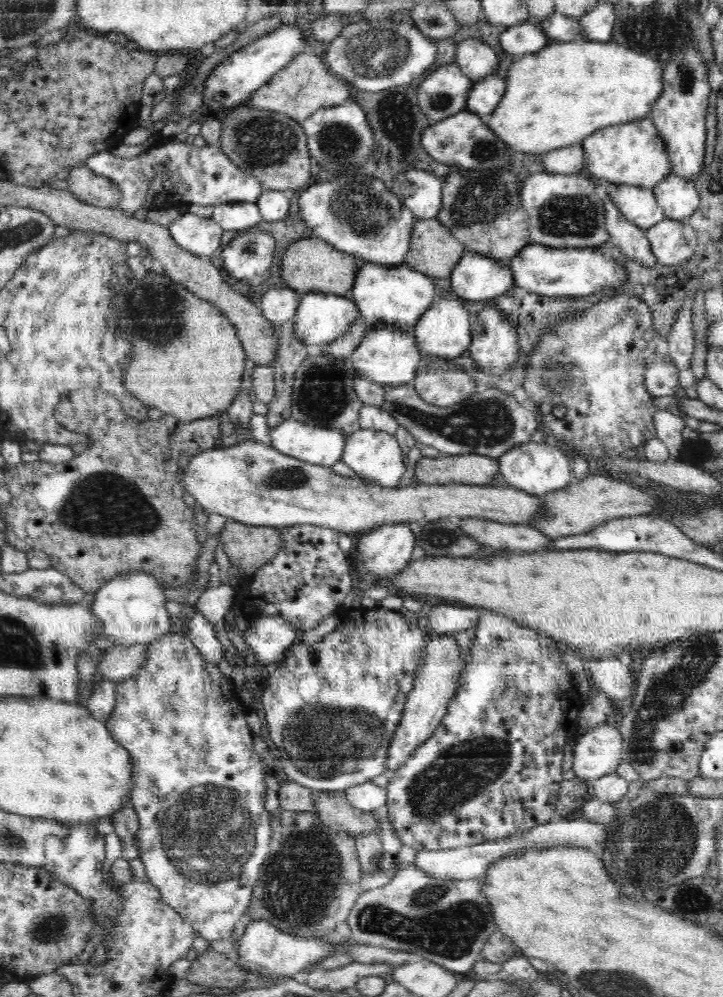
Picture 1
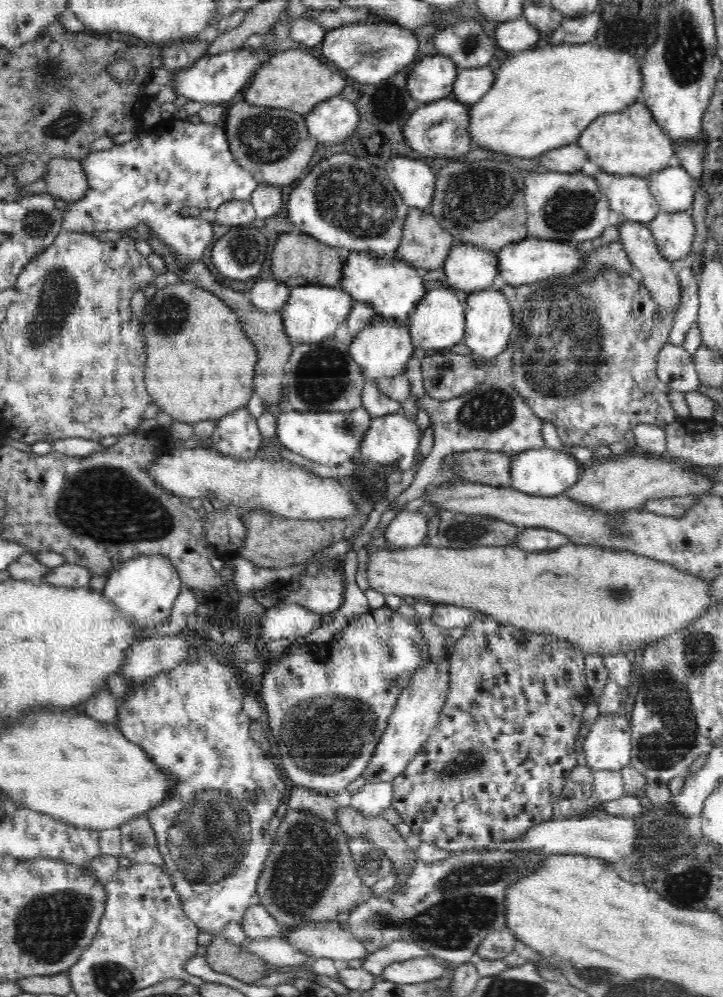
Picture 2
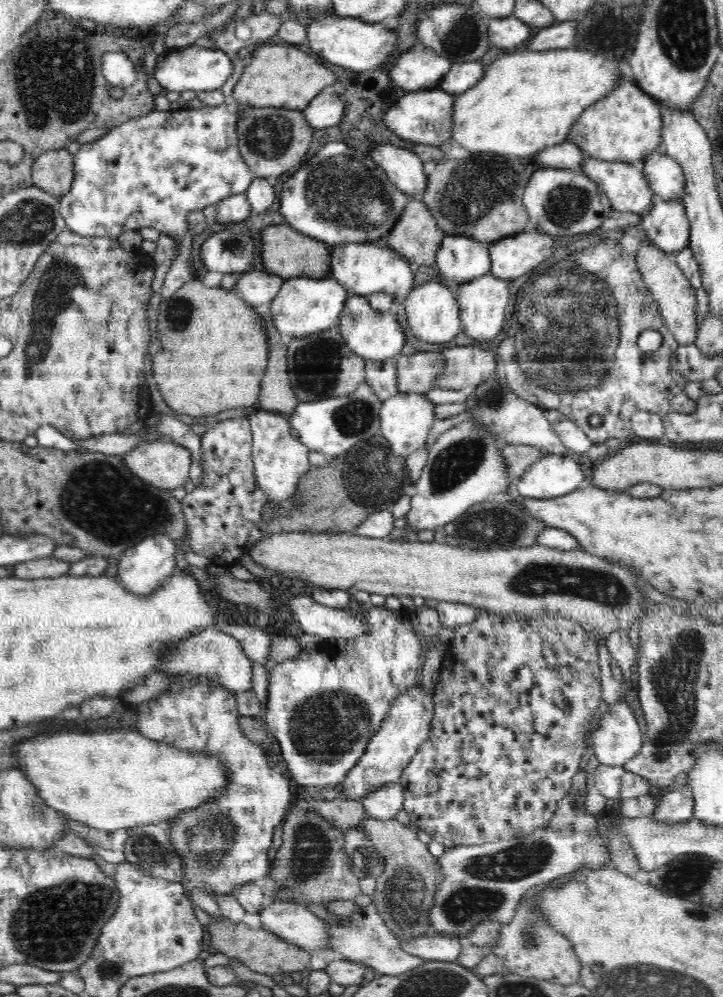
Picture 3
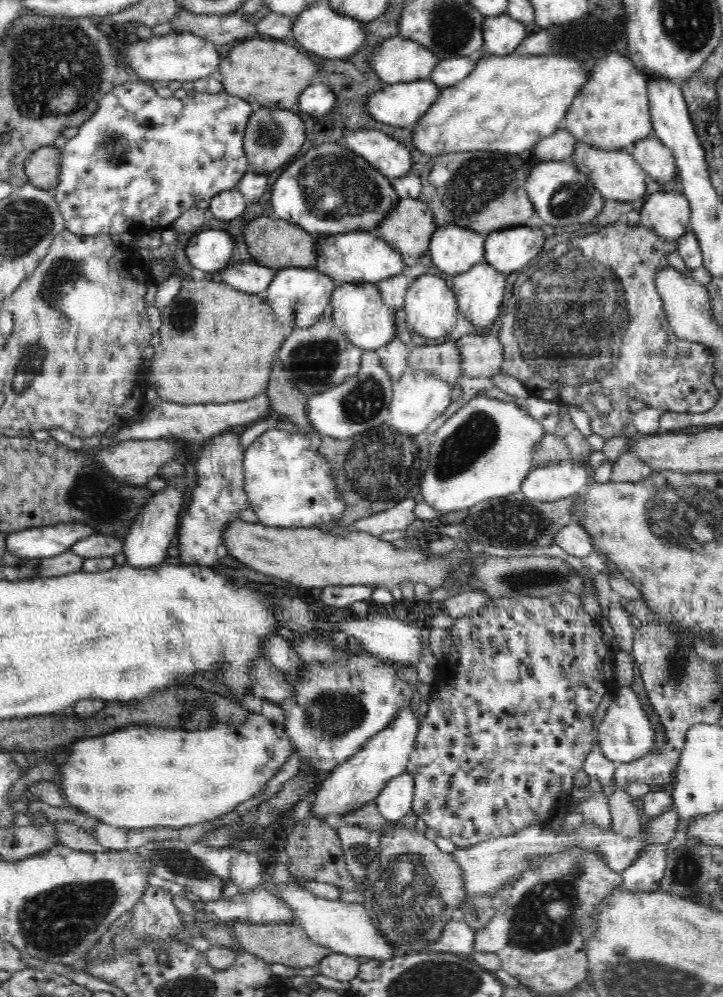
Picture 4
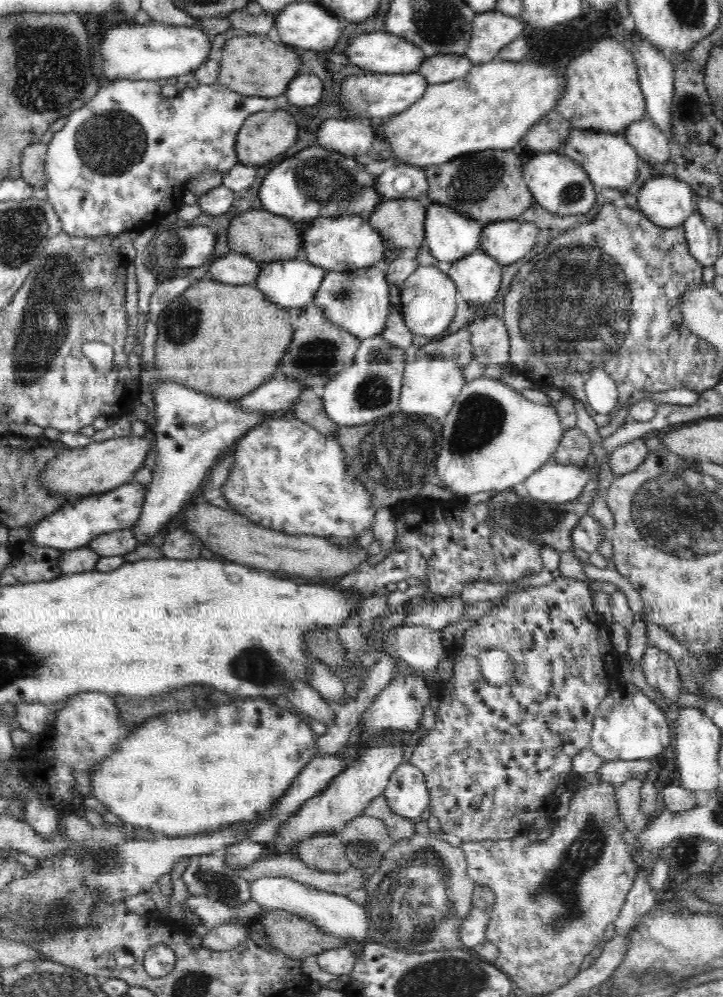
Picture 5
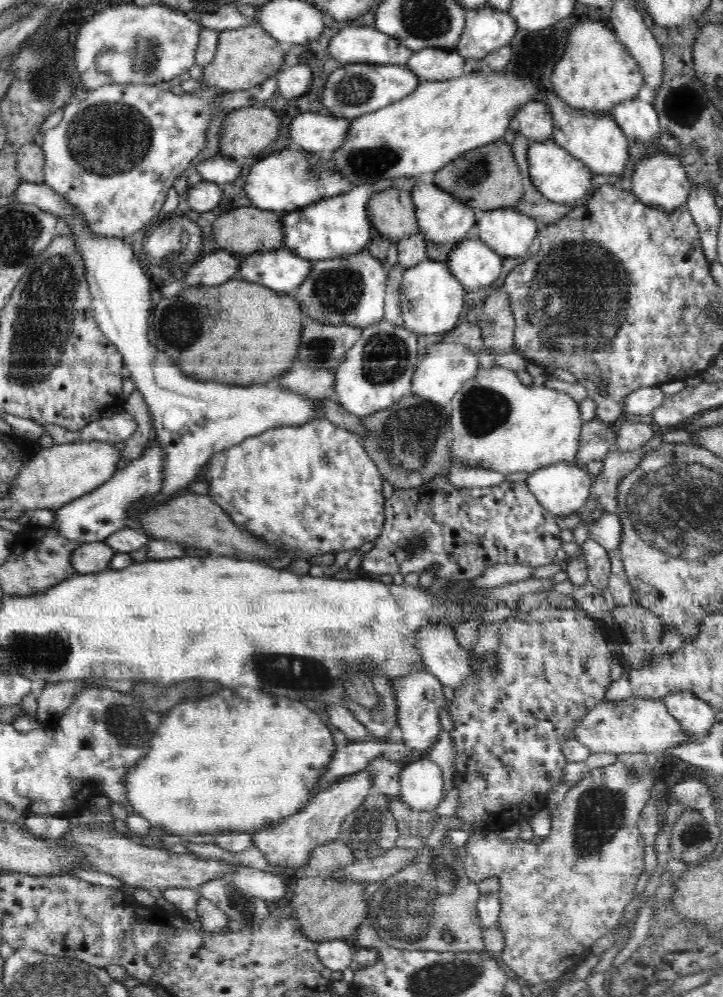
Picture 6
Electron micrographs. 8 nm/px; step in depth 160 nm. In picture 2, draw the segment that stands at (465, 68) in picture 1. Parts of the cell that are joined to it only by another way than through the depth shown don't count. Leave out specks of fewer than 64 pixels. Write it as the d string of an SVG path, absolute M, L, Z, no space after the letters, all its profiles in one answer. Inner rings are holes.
M460 22L436 34L436 52L448 56L458 69L488 66L494 56L494 41L476 22Z

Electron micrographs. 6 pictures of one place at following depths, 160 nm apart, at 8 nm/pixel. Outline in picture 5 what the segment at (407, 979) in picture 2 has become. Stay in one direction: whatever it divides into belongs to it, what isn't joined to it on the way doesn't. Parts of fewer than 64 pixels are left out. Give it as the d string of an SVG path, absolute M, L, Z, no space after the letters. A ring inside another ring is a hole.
M262 877L250 881L252 900L262 905L266 911L288 910L292 914L302 915L310 919L314 925L324 929L326 933L345 938L347 942L363 942L370 935L368 919L363 906L354 903L346 895L318 890L286 877Z

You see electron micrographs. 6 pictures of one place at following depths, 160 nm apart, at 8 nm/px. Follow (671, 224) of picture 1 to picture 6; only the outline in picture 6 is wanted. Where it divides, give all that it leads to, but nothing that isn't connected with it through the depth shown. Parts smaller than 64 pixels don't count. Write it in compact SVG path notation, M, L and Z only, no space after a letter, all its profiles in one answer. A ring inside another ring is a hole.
M659 151L651 155L648 152L636 165L632 174L632 193L637 195L637 199L646 206L660 207L666 214L688 202L692 186L681 160Z

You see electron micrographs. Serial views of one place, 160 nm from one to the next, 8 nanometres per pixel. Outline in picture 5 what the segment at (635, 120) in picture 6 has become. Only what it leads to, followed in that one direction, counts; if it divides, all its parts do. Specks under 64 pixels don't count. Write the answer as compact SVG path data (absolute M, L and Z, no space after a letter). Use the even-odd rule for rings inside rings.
M644 116L642 121L626 126L625 137L637 151L639 159L654 168L662 168L670 155L668 136L654 124L652 119Z

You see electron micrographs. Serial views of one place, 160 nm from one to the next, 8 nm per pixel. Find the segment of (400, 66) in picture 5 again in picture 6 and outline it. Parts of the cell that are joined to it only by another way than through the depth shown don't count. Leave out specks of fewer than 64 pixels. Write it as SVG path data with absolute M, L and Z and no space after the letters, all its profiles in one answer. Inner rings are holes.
M348 26L340 30L328 52L339 63L397 63L407 66L413 53L407 46L370 26Z

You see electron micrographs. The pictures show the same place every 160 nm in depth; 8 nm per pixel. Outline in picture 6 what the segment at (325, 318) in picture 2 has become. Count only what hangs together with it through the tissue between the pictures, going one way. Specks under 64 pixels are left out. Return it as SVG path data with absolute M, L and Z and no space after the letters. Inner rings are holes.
M284 246L241 257L237 278L282 294L294 294L310 270L311 261L300 258Z

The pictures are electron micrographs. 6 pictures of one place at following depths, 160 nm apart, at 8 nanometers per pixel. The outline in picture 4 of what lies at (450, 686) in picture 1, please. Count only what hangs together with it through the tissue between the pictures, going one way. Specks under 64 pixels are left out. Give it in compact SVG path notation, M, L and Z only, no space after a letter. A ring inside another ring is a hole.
M411 708L398 712L398 717L394 721L369 738L362 748L352 754L346 762L336 766L323 780L324 784L319 784L313 793L312 808L314 808L314 812L318 812L322 816L326 816L326 814L344 814L346 816L353 810L360 809L365 802L373 801L391 778L407 772L407 764L410 754L414 750L420 723L420 716L416 717Z

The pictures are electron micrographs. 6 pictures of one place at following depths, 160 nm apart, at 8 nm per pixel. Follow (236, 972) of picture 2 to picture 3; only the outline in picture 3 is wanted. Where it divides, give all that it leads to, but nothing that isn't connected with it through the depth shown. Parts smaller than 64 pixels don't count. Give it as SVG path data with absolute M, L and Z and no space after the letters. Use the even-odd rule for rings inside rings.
M223 917L222 920L211 918L206 930L211 936L209 944L211 954L224 954L228 958L234 958L260 974L272 976L280 972L290 972L297 976L308 966L308 963L310 964L310 954L304 952L304 947L296 948L296 943L286 942L273 931L263 927L250 927L242 922L234 923Z

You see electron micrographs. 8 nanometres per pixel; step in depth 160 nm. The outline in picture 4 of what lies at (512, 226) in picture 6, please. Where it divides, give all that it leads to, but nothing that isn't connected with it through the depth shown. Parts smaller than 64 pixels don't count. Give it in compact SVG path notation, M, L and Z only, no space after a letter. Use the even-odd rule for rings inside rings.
M526 225L492 231L486 235L484 262L506 274L521 270L536 258L546 240L541 228Z

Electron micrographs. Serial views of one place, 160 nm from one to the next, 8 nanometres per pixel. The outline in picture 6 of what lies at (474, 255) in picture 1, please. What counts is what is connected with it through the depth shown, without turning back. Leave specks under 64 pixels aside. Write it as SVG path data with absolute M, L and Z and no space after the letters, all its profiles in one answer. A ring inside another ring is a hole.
M422 173L417 177L415 187L411 190L419 231L425 235L426 239L436 244L454 246L460 240L468 238L468 232L477 224L474 210L449 191L442 190L433 180L434 173Z

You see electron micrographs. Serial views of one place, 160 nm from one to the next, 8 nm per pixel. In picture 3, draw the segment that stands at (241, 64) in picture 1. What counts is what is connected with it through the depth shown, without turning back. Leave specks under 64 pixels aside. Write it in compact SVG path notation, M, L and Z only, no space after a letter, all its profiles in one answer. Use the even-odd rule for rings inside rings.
M182 48L172 50L156 68L156 80L164 89L183 93L192 91L212 91L222 89L234 72L236 63L232 63L232 54L225 53L218 48Z

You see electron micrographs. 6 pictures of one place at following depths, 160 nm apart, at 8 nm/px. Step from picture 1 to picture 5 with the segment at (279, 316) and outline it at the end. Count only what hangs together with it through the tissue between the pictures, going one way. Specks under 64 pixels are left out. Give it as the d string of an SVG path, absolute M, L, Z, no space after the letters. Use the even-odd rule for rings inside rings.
M229 252L216 259L210 266L207 277L224 284L256 283L259 263L242 253Z

